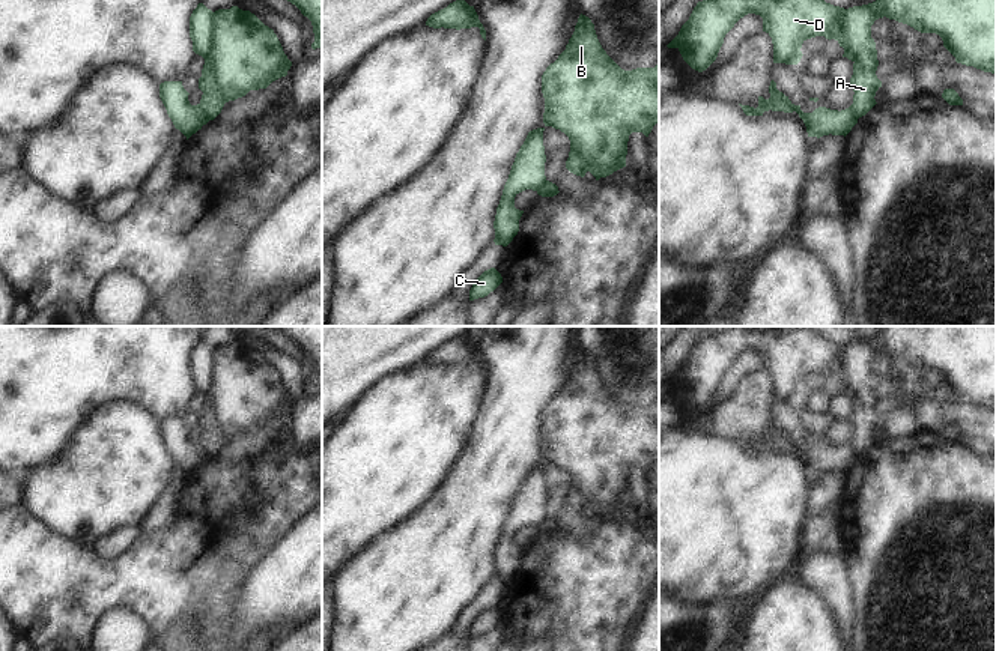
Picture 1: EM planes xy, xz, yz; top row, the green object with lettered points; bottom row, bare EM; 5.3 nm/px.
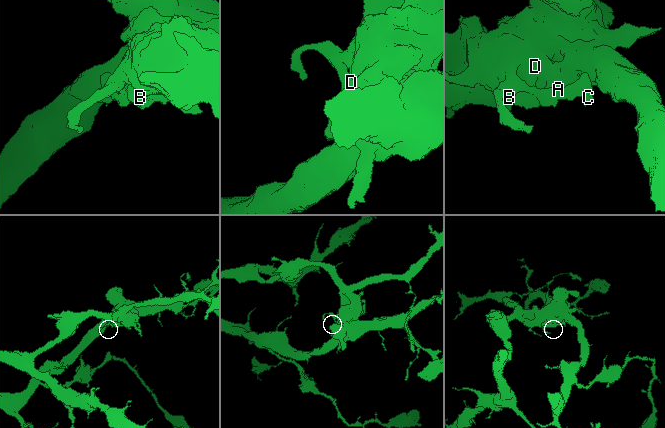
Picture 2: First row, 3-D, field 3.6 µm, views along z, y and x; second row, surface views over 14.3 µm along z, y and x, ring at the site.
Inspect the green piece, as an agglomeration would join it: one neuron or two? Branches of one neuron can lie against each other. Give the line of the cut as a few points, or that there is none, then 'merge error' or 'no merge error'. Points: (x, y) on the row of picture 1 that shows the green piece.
cut xy (212, 12), (212, 45), (206, 60), (224, 102); merge error

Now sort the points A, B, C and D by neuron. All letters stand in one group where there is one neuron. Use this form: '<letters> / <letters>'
A / B C D

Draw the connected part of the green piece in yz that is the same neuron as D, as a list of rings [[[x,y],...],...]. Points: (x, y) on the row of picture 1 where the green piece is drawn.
[[[703,0],[667,47],[677,48],[692,69],[703,72],[716,60],[734,24],[755,14],[763,18],[763,32],[772,38],[773,63],[797,65],[802,44],[815,36],[835,39],[844,48],[843,57],[855,62],[843,39],[844,12],[824,0]]]

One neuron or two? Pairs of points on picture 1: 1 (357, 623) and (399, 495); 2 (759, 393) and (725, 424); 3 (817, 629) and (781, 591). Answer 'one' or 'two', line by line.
1: two
2: one
3: one

